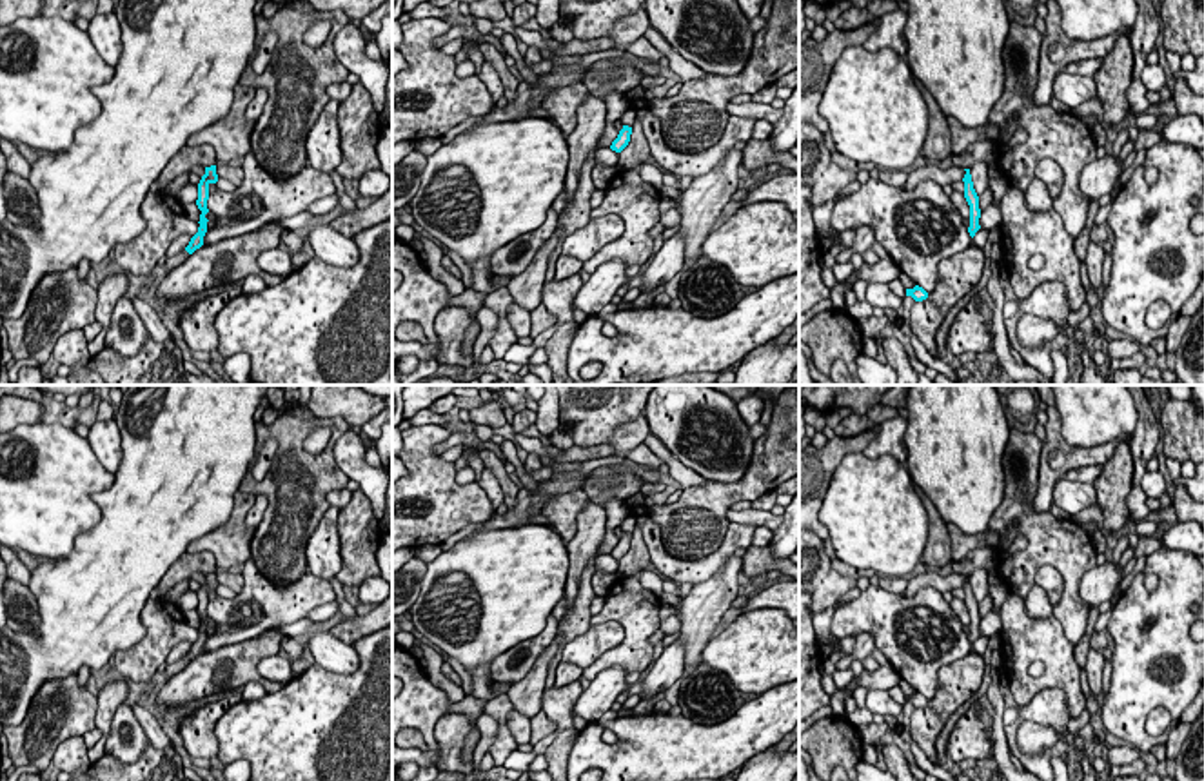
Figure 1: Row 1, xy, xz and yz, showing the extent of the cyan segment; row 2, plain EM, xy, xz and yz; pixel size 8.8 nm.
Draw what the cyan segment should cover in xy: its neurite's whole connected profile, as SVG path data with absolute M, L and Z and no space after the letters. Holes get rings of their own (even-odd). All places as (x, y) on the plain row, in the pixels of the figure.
M216 572L205 574L205 581L202 583L198 590L198 607L196 607L196 612L202 618L200 628L198 628L200 634L198 634L198 639L191 645L189 652L185 654L189 661L192 661L196 656L203 652L203 643L207 639L207 628L209 628L205 625L205 621L209 619L207 616L209 592L216 588L218 588Z

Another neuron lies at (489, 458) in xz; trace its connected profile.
M483 449L478 452L485 469L489 469L499 481L501 489L503 489L503 501L508 509L516 507L516 499L518 499L518 492L519 487L518 483L514 483L510 479L510 476L505 470L503 461L496 456L496 452Z

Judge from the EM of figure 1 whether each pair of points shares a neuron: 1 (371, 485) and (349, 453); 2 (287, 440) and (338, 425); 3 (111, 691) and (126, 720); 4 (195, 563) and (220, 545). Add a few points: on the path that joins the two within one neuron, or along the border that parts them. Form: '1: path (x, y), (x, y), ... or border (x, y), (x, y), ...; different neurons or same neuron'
1: path (367, 478), (351, 460); same neuron
2: path (300, 429), (325, 422); same neuron
3: border (122, 701), (113, 716), (104, 745); different neurons
4: border (187, 551), (209, 553), (217, 565); different neurons

